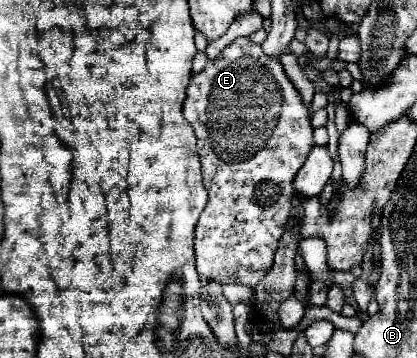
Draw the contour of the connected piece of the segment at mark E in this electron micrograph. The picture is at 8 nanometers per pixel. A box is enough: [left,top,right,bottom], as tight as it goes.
[183,38,313,288]

